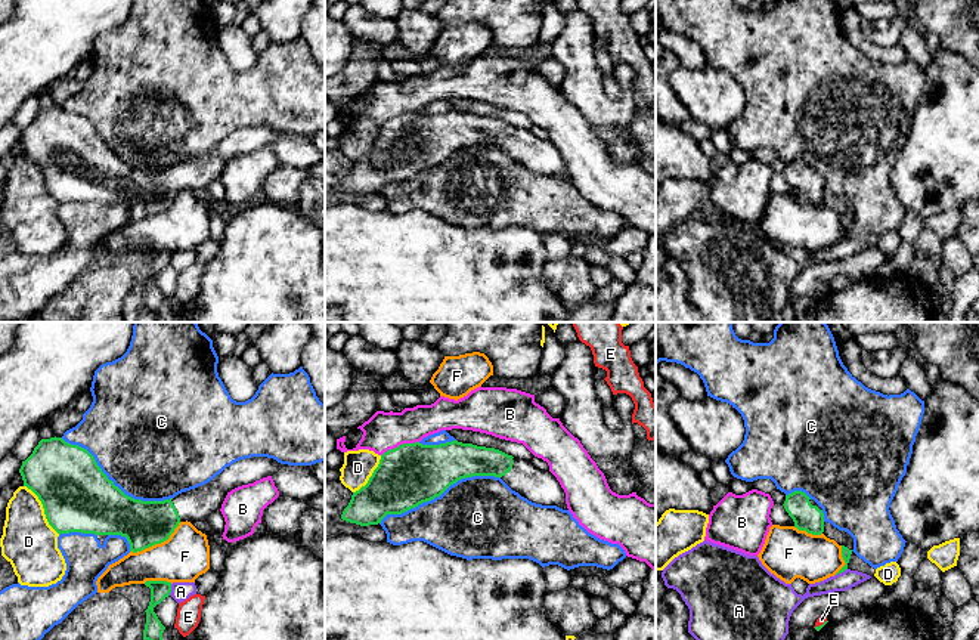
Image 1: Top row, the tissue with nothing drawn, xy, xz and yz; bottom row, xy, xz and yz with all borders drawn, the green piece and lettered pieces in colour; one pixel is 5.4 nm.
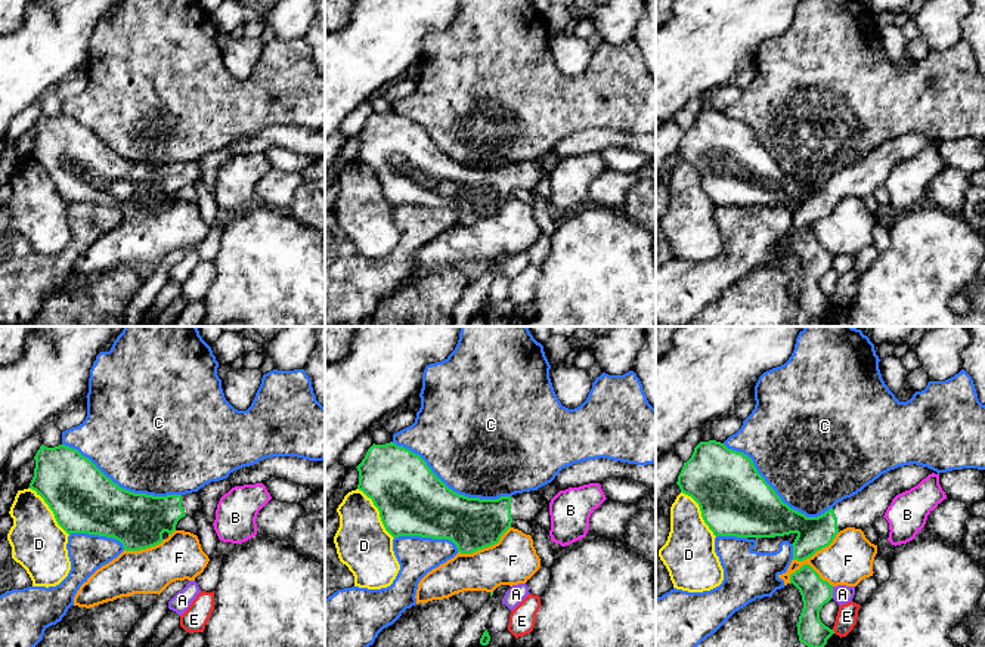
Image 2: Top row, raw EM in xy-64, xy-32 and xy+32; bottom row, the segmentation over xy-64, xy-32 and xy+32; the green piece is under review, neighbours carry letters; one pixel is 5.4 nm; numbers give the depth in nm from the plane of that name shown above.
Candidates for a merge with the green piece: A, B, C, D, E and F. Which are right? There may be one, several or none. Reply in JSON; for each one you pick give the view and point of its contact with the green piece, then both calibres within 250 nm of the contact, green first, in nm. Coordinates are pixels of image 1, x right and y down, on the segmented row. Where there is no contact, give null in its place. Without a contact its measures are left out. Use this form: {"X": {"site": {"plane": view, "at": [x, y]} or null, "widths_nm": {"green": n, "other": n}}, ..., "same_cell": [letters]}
{"same_cell": []}

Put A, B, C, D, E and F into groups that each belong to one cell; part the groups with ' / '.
A / B / C / D / E / F

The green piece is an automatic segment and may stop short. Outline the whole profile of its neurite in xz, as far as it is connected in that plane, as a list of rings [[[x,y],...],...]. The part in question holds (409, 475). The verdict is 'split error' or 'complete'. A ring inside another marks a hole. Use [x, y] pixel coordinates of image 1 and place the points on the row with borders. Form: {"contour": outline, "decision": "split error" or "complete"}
{"contour": [[[403,443],[381,455],[368,483],[353,492],[341,519],[360,526],[378,525],[387,514],[402,514],[422,503],[440,497],[450,485],[473,476],[501,477],[512,491],[542,505],[566,504],[566,492],[548,470],[536,469],[530,461],[514,458],[499,449],[462,443],[440,445]]], "decision": "split error"}

